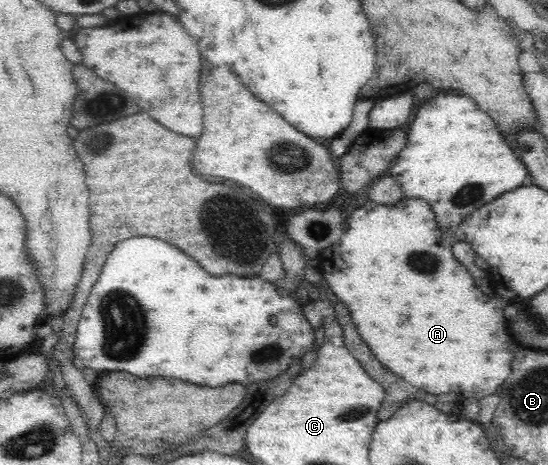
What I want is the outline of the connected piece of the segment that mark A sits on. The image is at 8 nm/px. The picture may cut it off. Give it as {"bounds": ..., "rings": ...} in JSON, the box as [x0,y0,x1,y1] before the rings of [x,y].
{"bounds":[316,197,519,399],"rings":[[[402,197],[398,203],[379,205],[373,201],[368,201],[363,207],[356,209],[351,213],[351,217],[345,223],[345,231],[339,237],[339,243],[331,247],[331,251],[322,252],[316,258],[316,264],[321,272],[322,278],[327,281],[329,289],[349,307],[351,317],[359,329],[359,335],[363,337],[363,341],[371,347],[373,355],[395,375],[403,377],[407,383],[411,383],[417,389],[425,389],[431,395],[443,395],[443,393],[467,393],[467,395],[475,395],[475,399],[481,399],[485,395],[493,395],[497,393],[497,389],[501,387],[501,383],[511,375],[511,361],[515,357],[515,351],[519,349],[519,343],[511,339],[509,331],[507,331],[507,319],[503,315],[503,305],[501,301],[489,299],[487,295],[483,295],[475,283],[473,277],[469,275],[469,271],[455,261],[453,253],[451,253],[451,245],[443,242],[443,233],[439,229],[435,212],[425,199],[418,197]]]}

